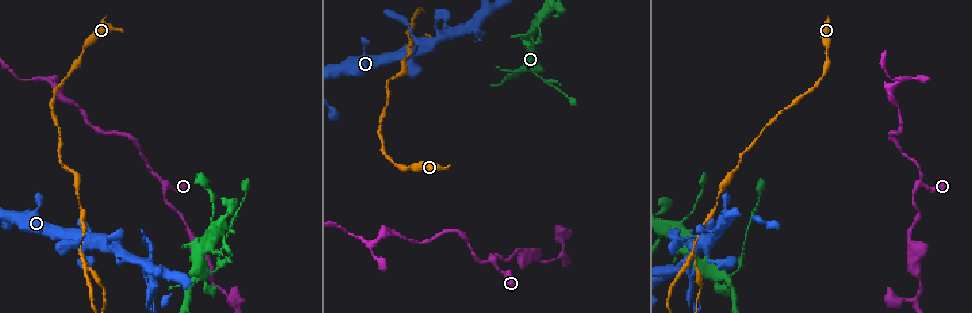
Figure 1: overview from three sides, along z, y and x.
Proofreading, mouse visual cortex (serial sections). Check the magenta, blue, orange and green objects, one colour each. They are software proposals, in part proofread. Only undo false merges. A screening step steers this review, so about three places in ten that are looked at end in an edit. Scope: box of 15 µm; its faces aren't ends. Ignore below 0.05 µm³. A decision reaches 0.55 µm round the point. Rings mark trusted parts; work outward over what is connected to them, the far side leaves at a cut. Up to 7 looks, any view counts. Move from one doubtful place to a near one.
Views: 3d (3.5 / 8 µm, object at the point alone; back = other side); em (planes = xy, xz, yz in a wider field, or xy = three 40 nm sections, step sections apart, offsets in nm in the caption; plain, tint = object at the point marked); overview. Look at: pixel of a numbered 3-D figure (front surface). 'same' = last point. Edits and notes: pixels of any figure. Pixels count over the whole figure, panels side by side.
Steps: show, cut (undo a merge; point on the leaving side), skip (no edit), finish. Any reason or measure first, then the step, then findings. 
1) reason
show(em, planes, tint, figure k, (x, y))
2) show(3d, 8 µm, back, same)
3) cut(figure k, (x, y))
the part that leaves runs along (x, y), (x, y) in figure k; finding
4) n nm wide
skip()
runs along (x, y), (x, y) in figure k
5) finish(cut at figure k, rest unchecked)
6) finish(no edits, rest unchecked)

three-way junction
show(3d, 3.5 µm, figure 1, (184, 306))

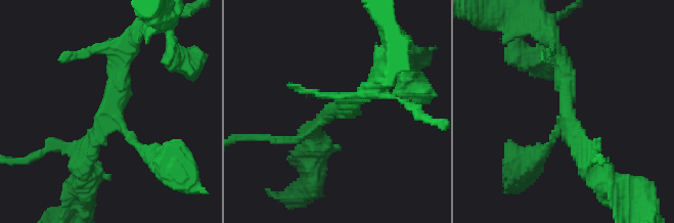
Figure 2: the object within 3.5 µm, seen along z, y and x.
3 arms; arms of 100, 200, 250 nm
show(em, xy, step 5, tint, figure 2, (111, 103))

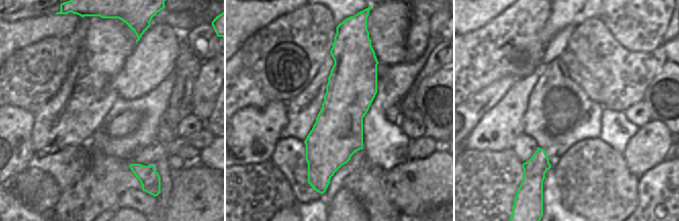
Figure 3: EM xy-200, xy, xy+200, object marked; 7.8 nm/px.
skip()
runs along (134, 44), (99, 135), (75, 144) in figure 2; continuous, no second cell

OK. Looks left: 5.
three-way junction
show(3d, 3.5 µm, figure 1, (147, 265))

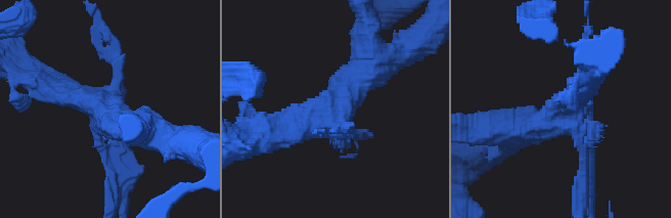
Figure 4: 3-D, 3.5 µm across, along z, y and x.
shape alone is not enough
show(em, planes, tint, figure 4, (332, 110))

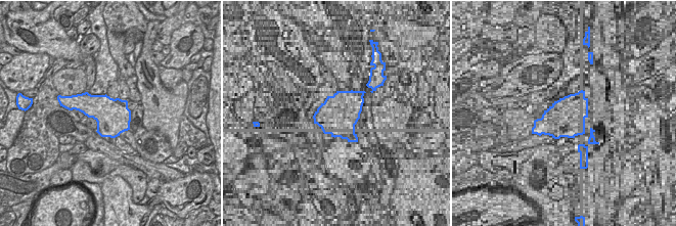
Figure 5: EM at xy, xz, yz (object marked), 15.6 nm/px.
cut(figure 4, (101, 53))
a second cell is stuck on

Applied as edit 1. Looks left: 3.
show(overview)

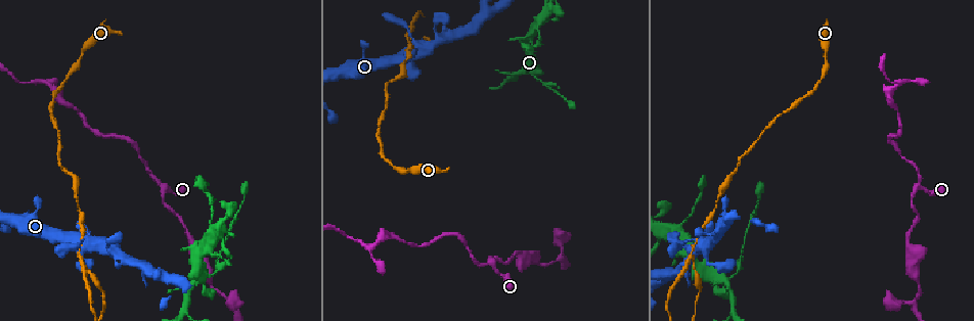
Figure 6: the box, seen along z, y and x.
show(3d, 3.5 µm, figure 6, (546, 87))

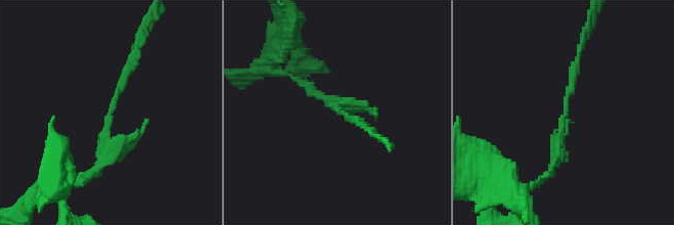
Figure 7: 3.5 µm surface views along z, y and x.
arms of 150, 200 nm; shape alone is not enough
show(em, planes, tint, figure 7, (339, 110))

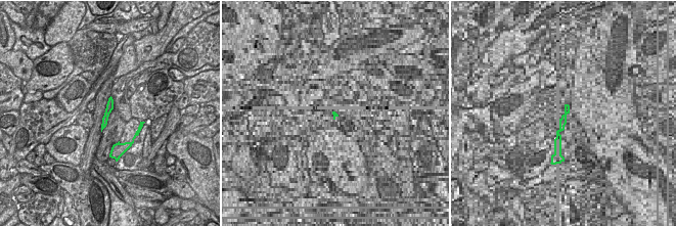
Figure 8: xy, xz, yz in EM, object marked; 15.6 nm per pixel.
cut(figure 7, (114, 102))
the part that leaves runs along (108, 141), (108, 109), (134, 50) in figure 7; a second cell is stuck on

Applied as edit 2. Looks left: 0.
finish(cut at figure 4, cut at figure 7, rest unchecked)

